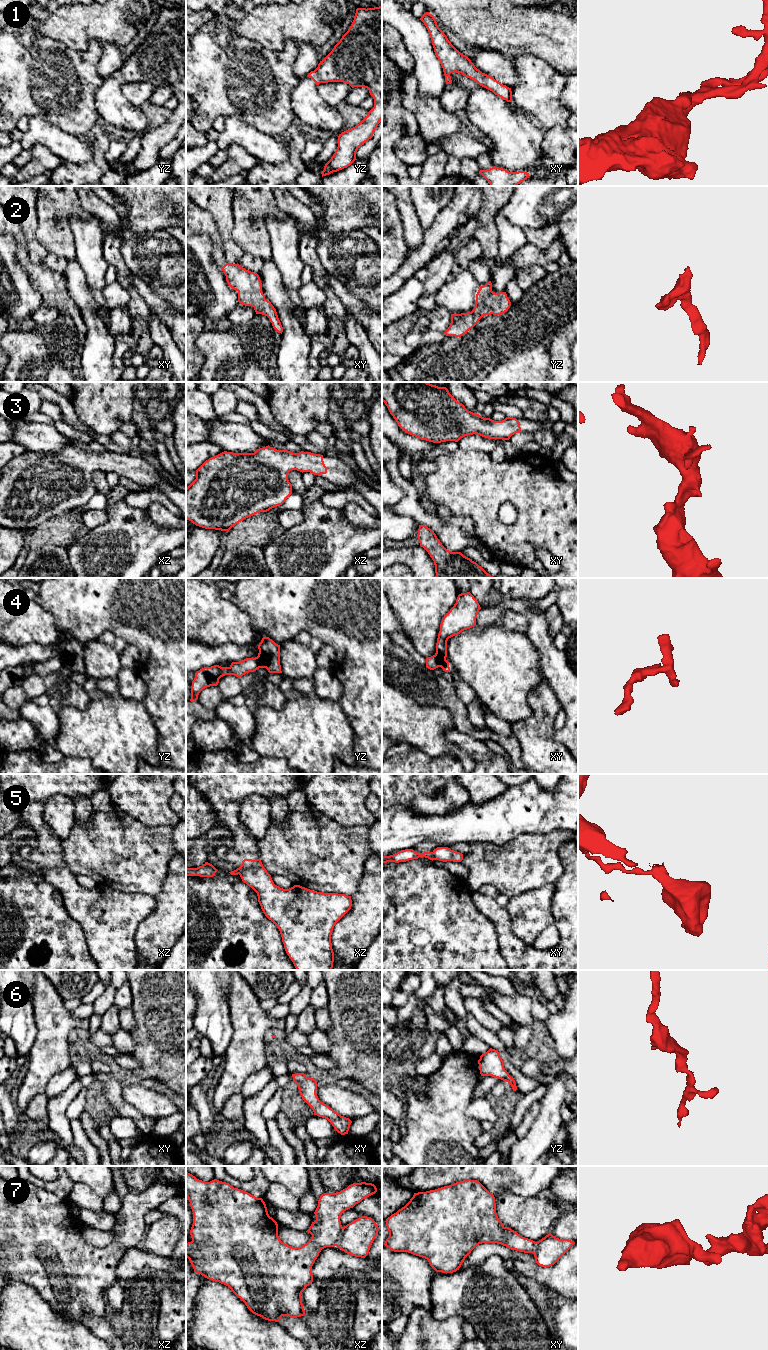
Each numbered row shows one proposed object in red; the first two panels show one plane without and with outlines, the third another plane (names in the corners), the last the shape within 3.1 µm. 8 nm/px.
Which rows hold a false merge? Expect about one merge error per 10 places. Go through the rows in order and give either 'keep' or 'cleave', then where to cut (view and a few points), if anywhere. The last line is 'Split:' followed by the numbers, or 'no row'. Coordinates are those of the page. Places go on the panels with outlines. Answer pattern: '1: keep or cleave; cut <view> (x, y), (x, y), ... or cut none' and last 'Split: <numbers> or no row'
1: keep; cut none
2: keep; cut none
3: keep; cut none
4: keep; cut none
5: cleave; cut xy (431, 852), (434, 859)
6: keep; cut none
7: cleave; cut xz (343, 1227), (336, 1245)
Split: 5, 7

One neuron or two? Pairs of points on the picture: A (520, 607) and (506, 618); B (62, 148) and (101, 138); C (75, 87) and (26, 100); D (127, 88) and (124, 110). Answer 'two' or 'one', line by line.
A: two
B: two
C: one
D: two

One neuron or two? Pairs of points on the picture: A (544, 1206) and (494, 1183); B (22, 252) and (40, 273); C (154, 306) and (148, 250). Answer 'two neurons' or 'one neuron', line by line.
A: two neurons
B: one neuron
C: two neurons

